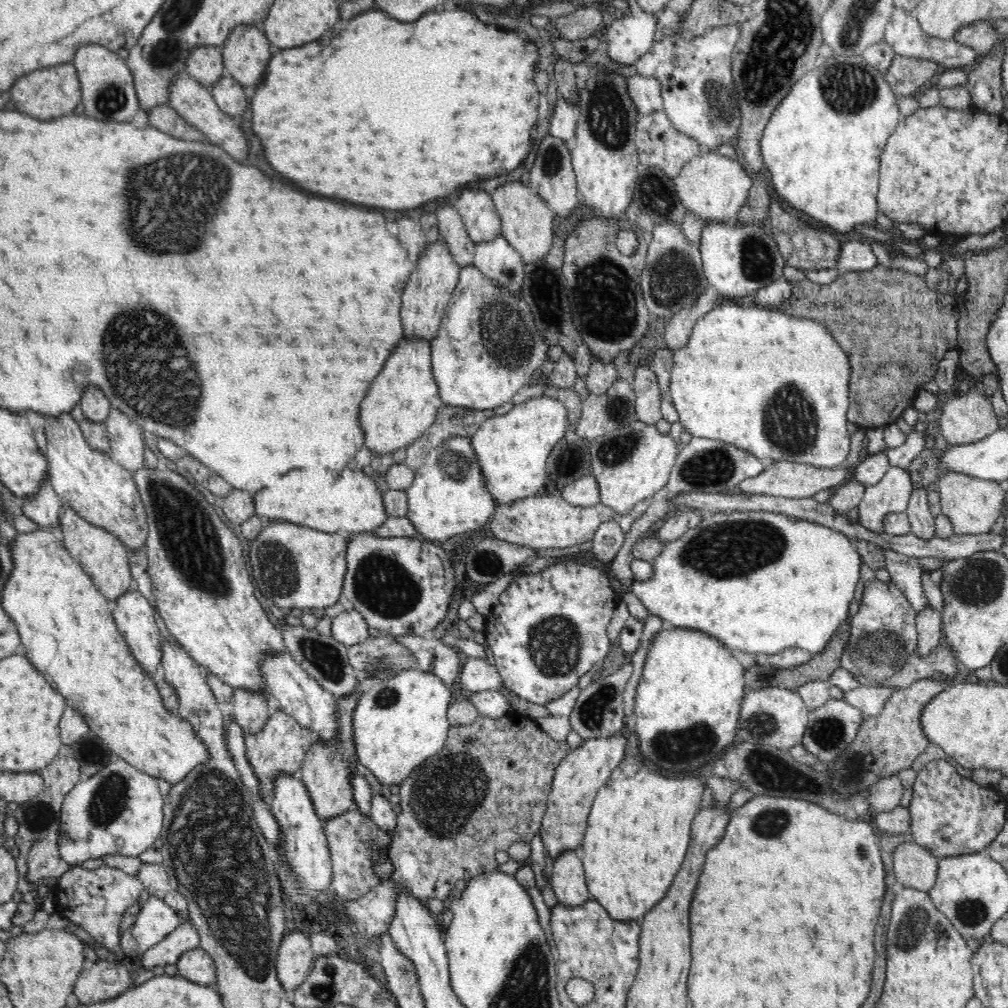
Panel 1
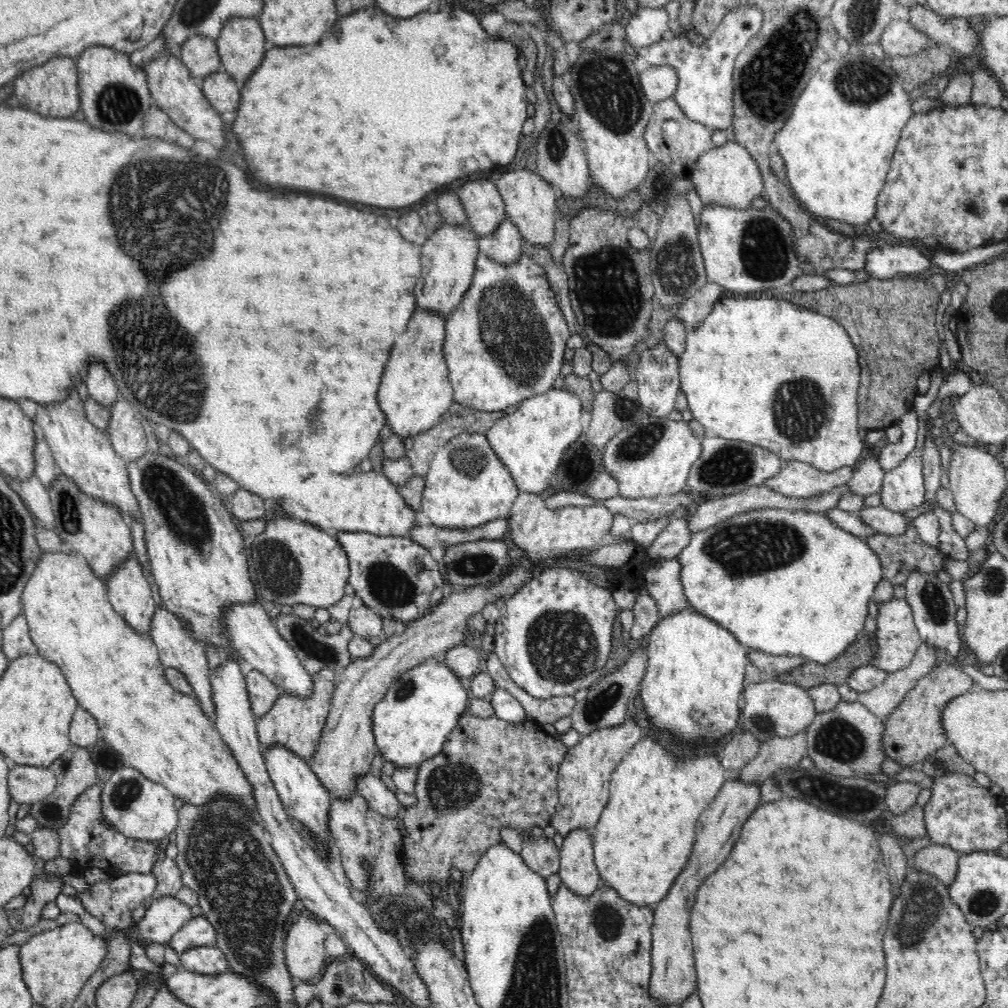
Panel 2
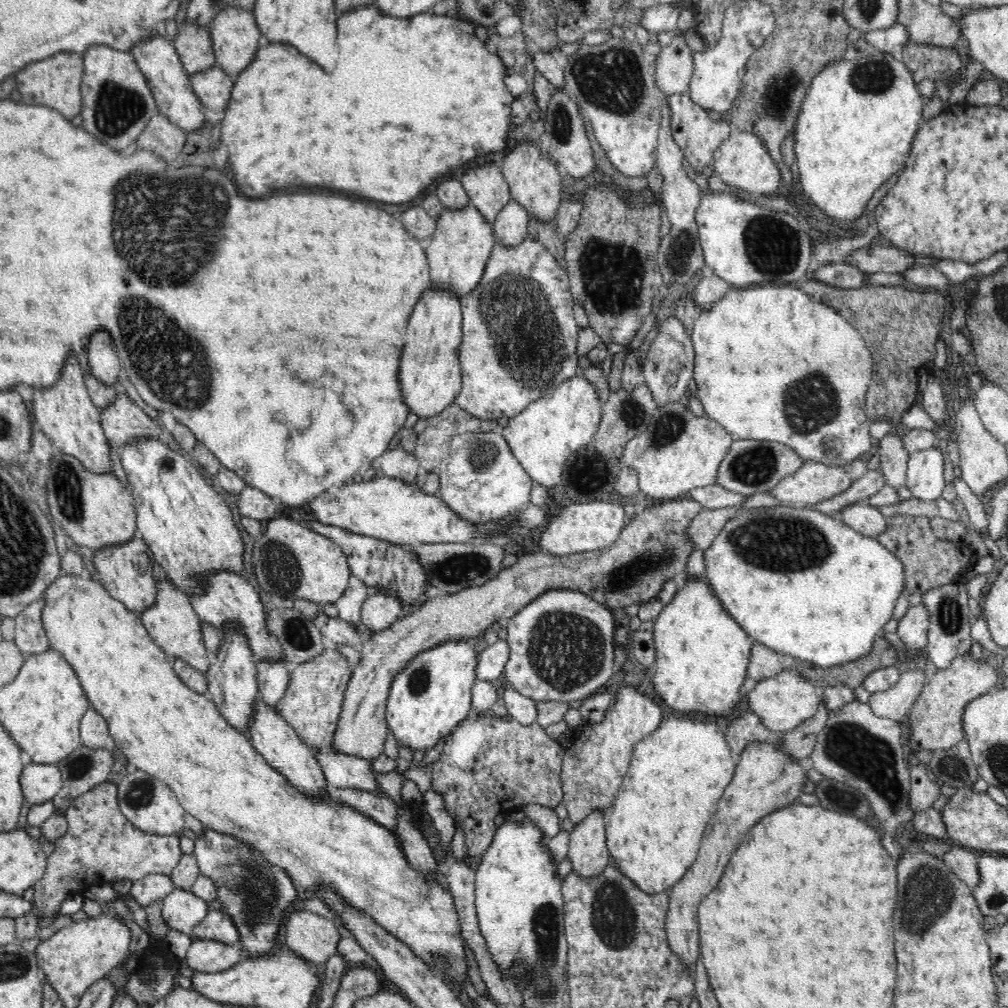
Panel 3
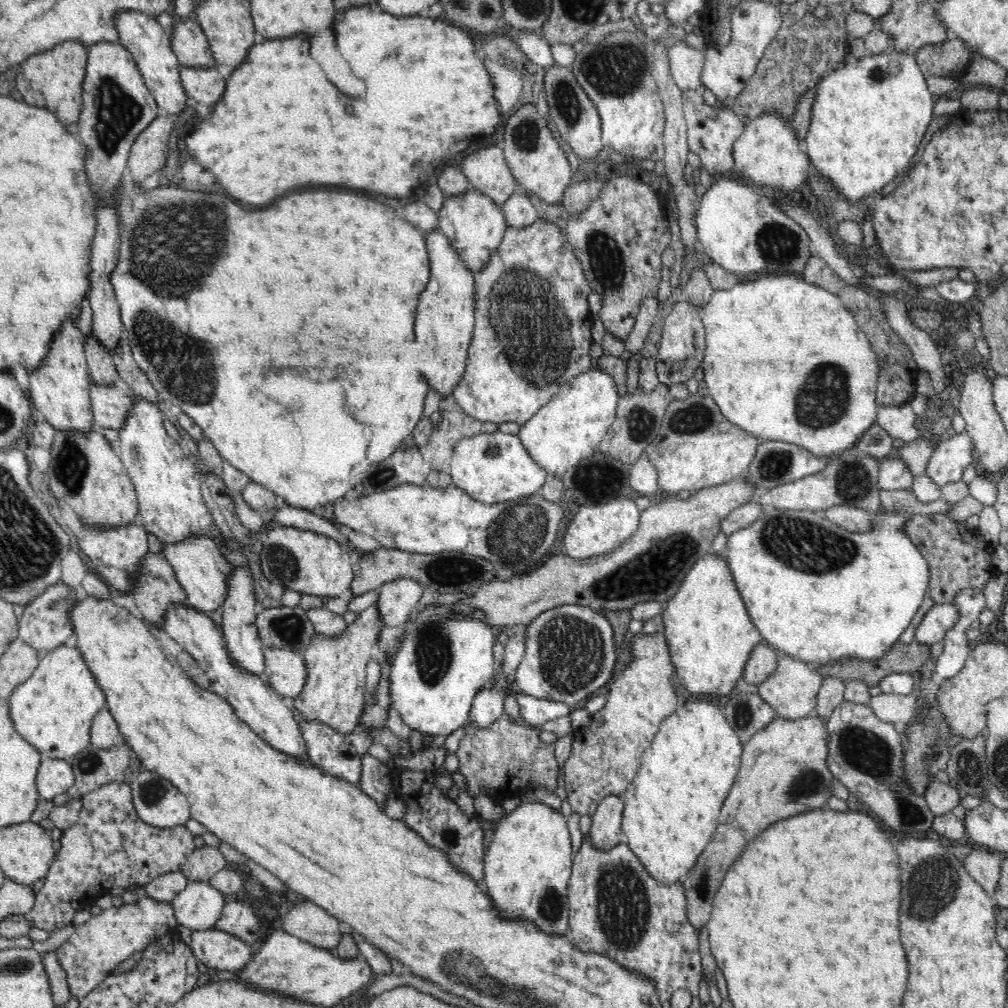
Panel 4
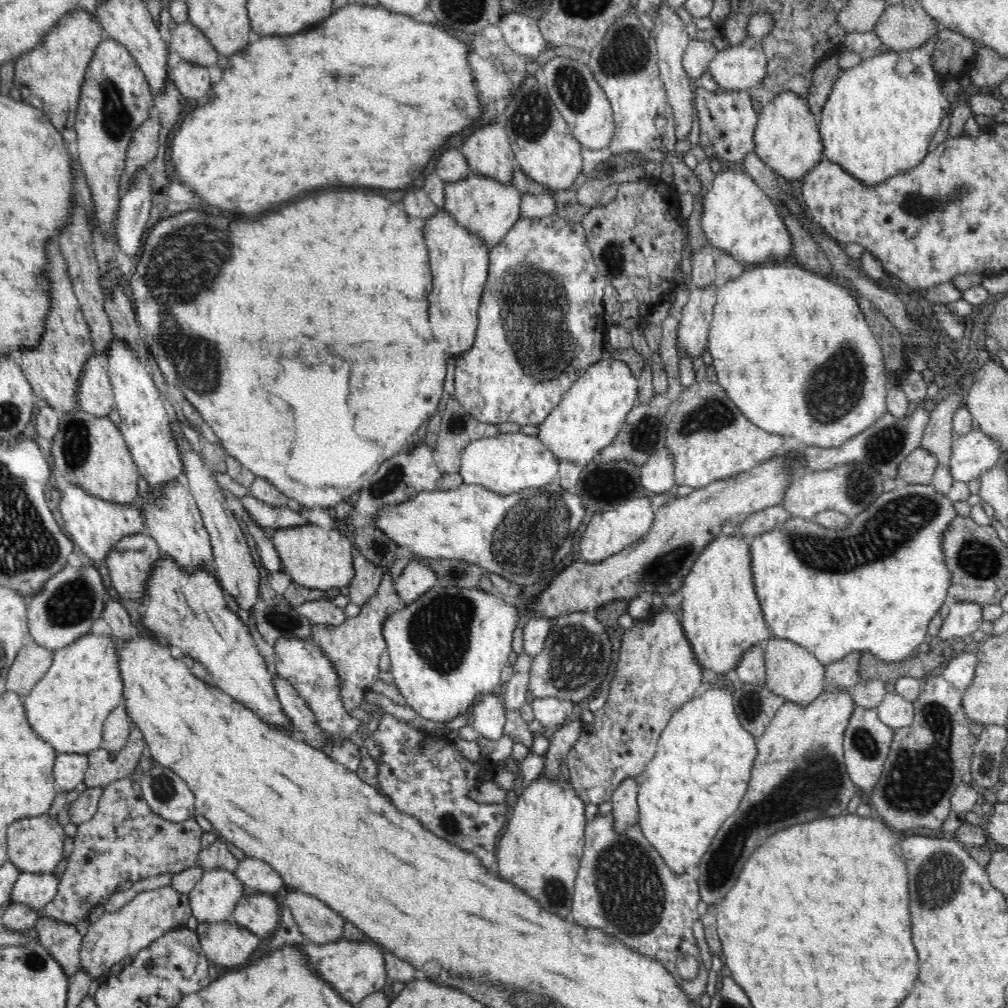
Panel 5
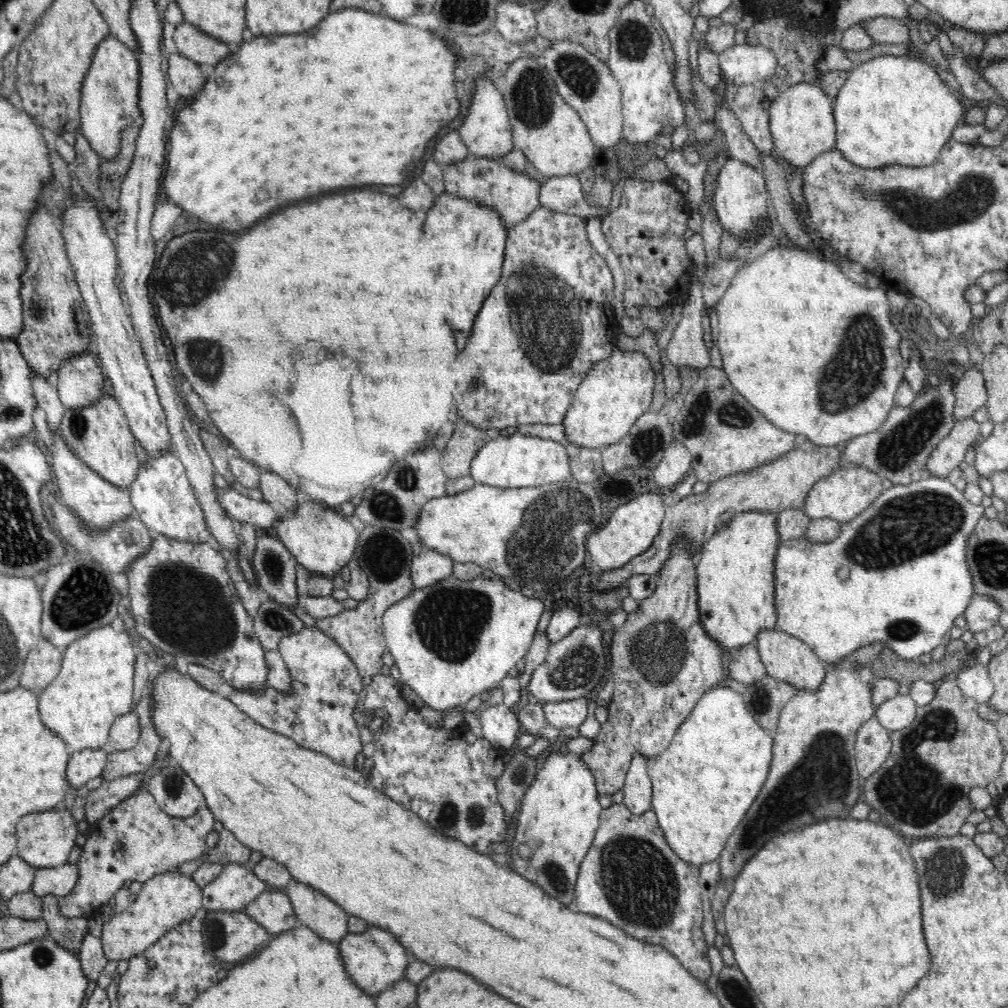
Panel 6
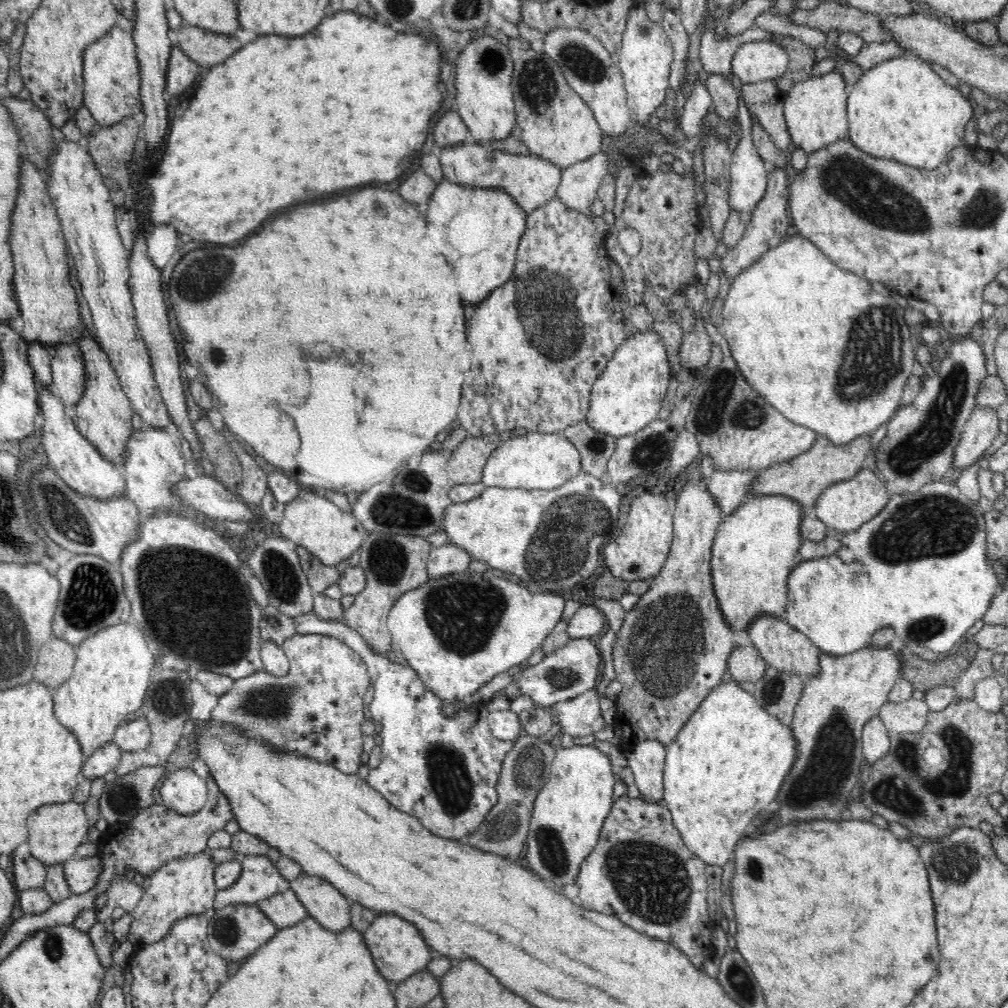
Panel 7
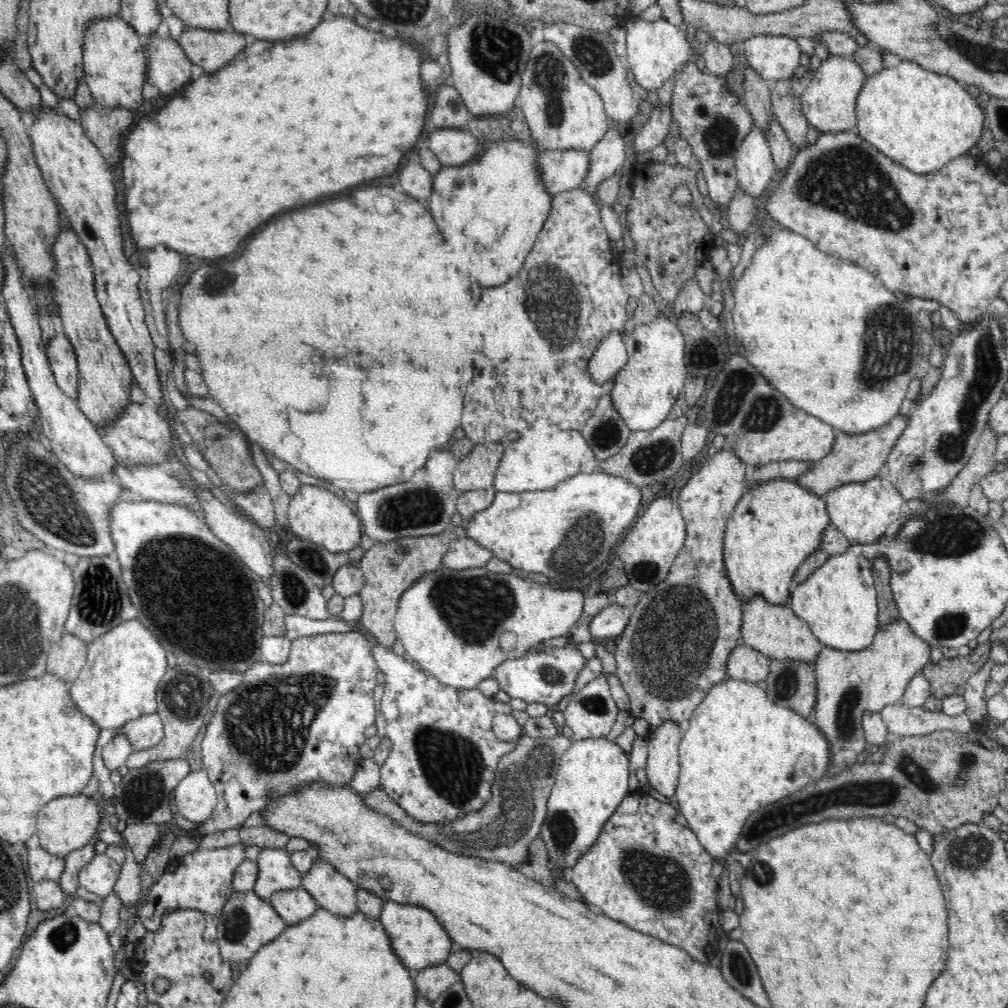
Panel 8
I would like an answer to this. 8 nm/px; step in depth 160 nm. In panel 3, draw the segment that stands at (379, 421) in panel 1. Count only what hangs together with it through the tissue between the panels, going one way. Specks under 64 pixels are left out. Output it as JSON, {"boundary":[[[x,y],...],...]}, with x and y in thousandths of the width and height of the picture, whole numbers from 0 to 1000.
{"boundary":[[[427,282],[419,296],[411,304],[401,333],[401,347],[397,357],[397,381],[407,410],[416,415],[426,416],[437,411],[451,395],[457,386],[458,368],[454,358],[454,347],[458,341],[457,295],[442,287],[429,287]]]}

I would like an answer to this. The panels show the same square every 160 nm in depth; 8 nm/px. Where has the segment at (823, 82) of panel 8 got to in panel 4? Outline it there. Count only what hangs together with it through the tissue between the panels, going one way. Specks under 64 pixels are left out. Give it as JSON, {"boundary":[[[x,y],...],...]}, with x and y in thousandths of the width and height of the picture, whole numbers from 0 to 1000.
{"boundary":[[[756,112],[748,116],[738,125],[734,137],[726,145],[728,168],[736,171],[736,175],[746,181],[749,187],[764,185],[771,190],[785,193],[803,177],[806,163],[798,151],[797,141],[794,141],[785,120],[780,120],[772,112]]]}

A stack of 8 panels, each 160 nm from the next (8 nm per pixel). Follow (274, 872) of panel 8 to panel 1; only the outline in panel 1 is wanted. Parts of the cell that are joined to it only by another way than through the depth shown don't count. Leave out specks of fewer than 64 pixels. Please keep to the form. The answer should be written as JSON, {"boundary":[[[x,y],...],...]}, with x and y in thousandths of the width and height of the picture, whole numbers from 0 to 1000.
{"boundary":[[[149,889],[135,908],[135,915],[121,928],[119,937],[124,948],[143,946],[161,935],[183,914],[177,906],[162,892]]]}

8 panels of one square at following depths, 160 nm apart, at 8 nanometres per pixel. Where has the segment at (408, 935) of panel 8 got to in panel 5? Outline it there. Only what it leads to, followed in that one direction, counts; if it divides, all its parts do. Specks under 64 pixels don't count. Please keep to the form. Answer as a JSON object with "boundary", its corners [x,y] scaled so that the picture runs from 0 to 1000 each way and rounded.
{"boundary":[[[339,932],[320,938],[303,933],[298,938],[300,938],[298,941],[306,947],[308,959],[312,959],[312,963],[327,976],[327,979],[331,979],[343,993],[351,998],[354,998],[363,988],[379,983],[381,976],[387,973],[380,943],[375,941],[375,938],[371,939],[366,937],[364,932],[361,935],[343,935]]]}

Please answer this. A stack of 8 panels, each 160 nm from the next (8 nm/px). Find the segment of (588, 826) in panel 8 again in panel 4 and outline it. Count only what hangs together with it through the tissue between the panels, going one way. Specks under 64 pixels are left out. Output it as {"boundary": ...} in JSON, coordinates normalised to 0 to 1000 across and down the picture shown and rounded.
{"boundary":[[[520,796],[494,814],[485,832],[480,847],[480,873],[484,887],[496,901],[496,909],[514,909],[526,913],[546,927],[560,927],[563,921],[563,873],[567,867],[567,833],[563,824],[563,811],[540,797]]]}

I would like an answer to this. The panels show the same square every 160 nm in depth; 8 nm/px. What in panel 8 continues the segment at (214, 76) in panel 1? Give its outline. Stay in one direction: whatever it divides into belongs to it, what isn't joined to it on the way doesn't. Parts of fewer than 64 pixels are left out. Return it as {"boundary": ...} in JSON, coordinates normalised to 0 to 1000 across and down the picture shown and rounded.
{"boundary":[[[187,27],[176,41],[191,63],[201,65],[204,71],[215,70],[226,63],[244,46],[242,36],[232,30],[226,34],[226,30],[208,31],[192,27]]]}

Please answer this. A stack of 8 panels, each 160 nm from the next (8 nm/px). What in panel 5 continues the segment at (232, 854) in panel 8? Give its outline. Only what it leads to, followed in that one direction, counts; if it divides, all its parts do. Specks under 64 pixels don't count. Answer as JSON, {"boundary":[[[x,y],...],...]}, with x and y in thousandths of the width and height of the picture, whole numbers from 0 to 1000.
{"boundary":[[[165,878],[153,883],[137,886],[127,897],[113,905],[101,904],[100,910],[90,916],[82,930],[79,943],[79,961],[89,967],[89,972],[103,971],[109,959],[133,948],[142,940],[147,940],[167,924],[182,920],[190,909],[188,903],[188,890]]]}

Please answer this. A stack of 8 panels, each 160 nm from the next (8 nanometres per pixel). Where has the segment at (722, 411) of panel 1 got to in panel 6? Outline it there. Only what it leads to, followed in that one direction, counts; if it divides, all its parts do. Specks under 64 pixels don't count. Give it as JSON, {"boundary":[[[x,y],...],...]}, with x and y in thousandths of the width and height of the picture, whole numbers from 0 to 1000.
{"boundary":[[[782,241],[766,245],[748,260],[740,261],[726,276],[724,284],[709,302],[712,313],[711,344],[717,357],[718,369],[730,388],[734,389],[748,406],[758,415],[780,429],[785,429],[797,437],[818,443],[834,443],[849,433],[863,431],[879,417],[881,410],[888,404],[887,391],[891,381],[897,377],[899,361],[893,351],[893,329],[883,317],[884,305],[875,286],[862,286],[847,281],[823,254],[810,254],[808,250],[794,248]]]}

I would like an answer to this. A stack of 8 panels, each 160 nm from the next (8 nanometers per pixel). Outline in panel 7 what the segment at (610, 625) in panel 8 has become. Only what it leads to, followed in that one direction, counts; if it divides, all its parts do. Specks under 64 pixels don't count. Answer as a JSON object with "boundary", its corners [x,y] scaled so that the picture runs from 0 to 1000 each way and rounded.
{"boundary":[[[578,600],[571,605],[571,609],[563,615],[563,630],[571,634],[575,632],[586,633],[597,629],[602,611],[589,600]]]}

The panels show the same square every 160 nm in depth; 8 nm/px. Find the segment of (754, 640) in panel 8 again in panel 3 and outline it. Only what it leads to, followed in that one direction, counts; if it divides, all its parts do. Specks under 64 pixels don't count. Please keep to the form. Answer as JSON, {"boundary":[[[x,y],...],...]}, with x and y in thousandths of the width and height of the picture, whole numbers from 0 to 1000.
{"boundary":[[[778,663],[770,671],[754,677],[742,688],[742,702],[755,712],[757,720],[762,722],[767,729],[778,728],[810,708],[814,697],[810,683],[788,663]]]}

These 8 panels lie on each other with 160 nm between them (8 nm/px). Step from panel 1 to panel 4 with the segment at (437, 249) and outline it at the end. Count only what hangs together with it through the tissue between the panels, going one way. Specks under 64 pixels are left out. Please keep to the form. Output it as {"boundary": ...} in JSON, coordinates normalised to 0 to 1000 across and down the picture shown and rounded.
{"boundary":[[[468,187],[456,194],[441,195],[438,207],[434,212],[434,226],[447,239],[447,244],[452,248],[451,252],[462,261],[468,272],[486,258],[488,251],[496,245],[503,227],[497,204]]]}

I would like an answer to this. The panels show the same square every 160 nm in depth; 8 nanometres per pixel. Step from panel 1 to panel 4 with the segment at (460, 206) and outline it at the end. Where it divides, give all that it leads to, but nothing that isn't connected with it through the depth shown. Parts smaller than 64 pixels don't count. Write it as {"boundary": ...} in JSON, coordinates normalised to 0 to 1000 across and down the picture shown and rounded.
{"boundary":[[[493,144],[471,149],[457,162],[460,174],[470,188],[498,204],[513,189],[514,184],[502,158],[500,148]]]}

